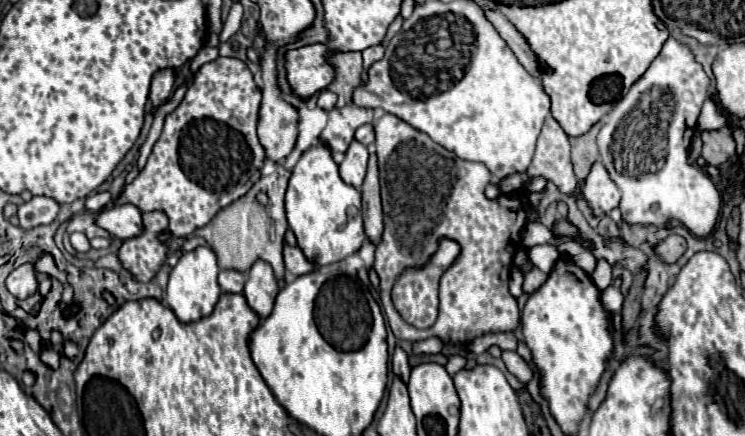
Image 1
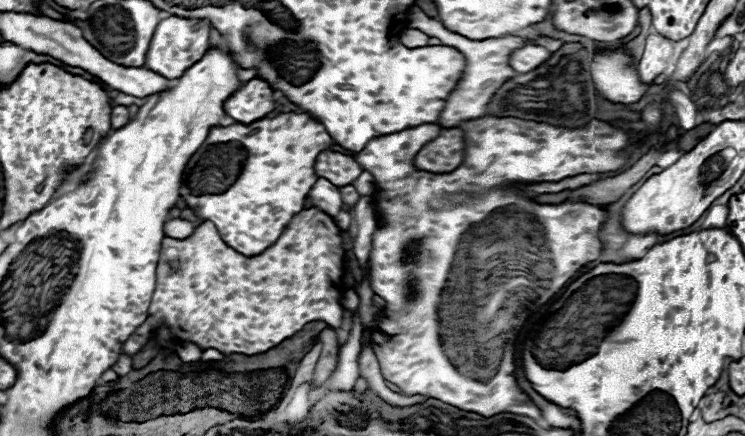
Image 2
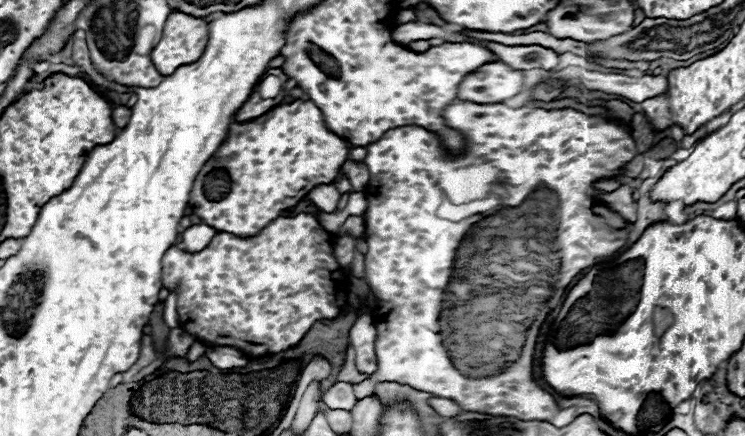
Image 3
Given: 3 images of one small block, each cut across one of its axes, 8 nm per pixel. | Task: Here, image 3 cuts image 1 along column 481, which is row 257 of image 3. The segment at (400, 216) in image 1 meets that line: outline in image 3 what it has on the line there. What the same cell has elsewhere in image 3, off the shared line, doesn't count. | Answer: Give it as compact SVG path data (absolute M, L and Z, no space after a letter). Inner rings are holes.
M298 214L298 216L292 216L292 218L278 218L274 220L270 226L266 226L256 238L248 238L248 240L242 240L242 238L236 238L232 234L226 234L226 232L218 232L214 236L214 240L202 250L202 252L184 252L176 246L170 246L166 250L166 256L162 258L162 286L168 290L168 292L178 292L178 300L176 300L176 312L180 316L180 328L198 338L198 340L204 340L212 346L230 346L230 348L238 348L242 352L246 352L248 356L262 356L262 354L276 354L276 352L282 352L282 350L288 350L292 346L296 346L304 334L312 328L312 324L320 318L324 320L332 320L336 318L344 306L346 306L346 278L340 270L340 264L336 262L336 256L334 256L334 244L336 244L336 236L334 234L328 234L326 230L322 232L322 224L318 222L318 218L314 218L312 214Z

